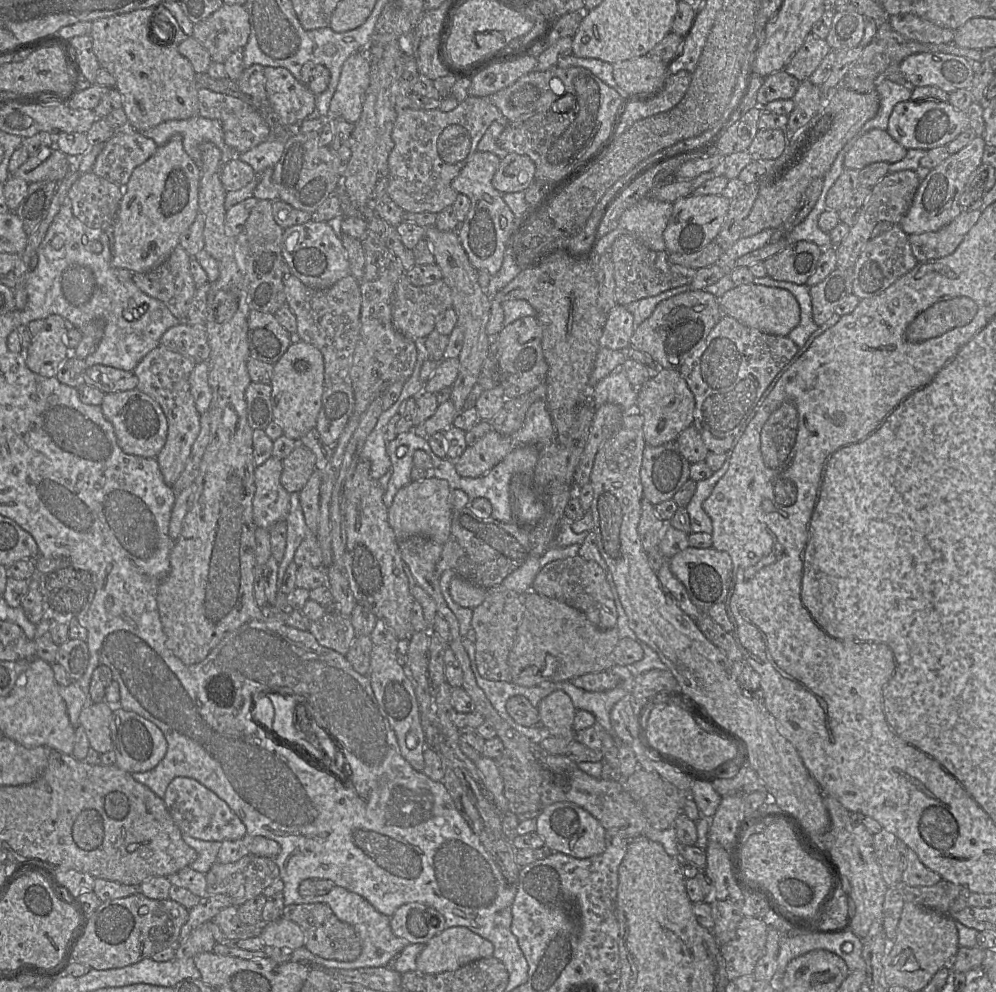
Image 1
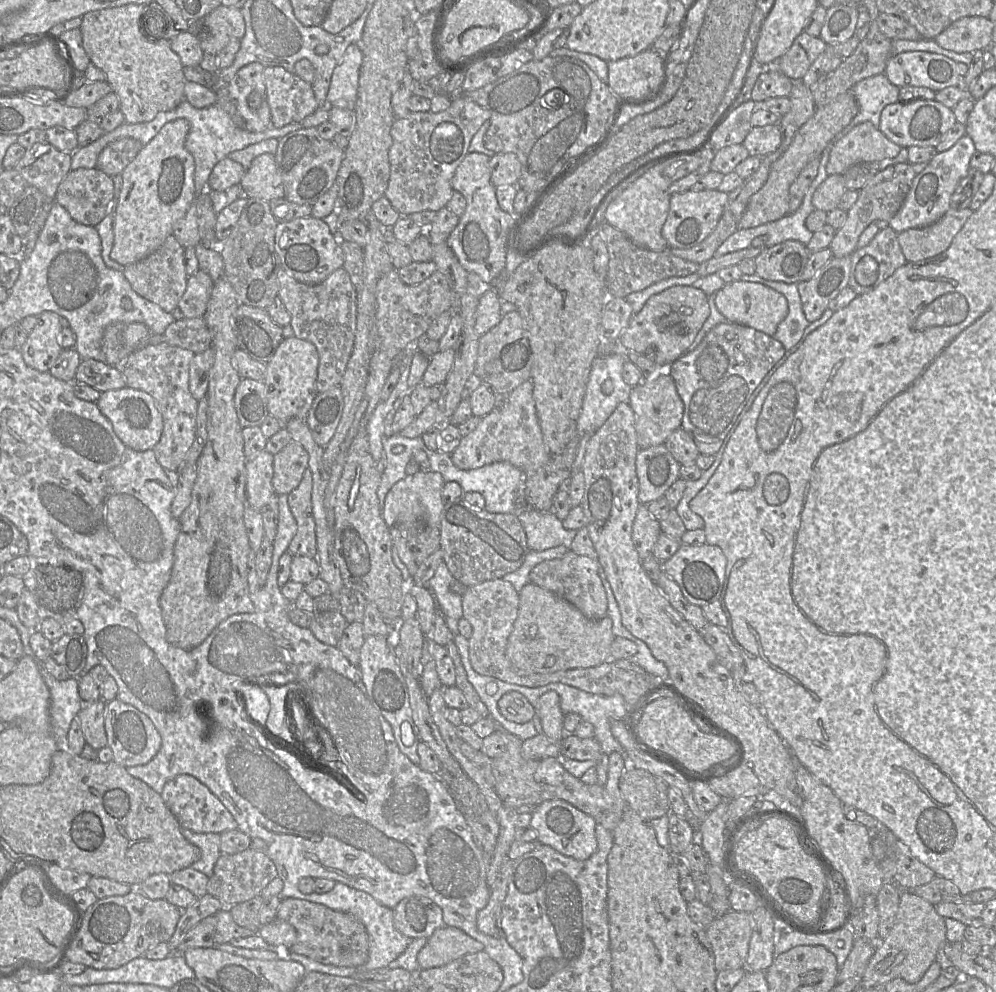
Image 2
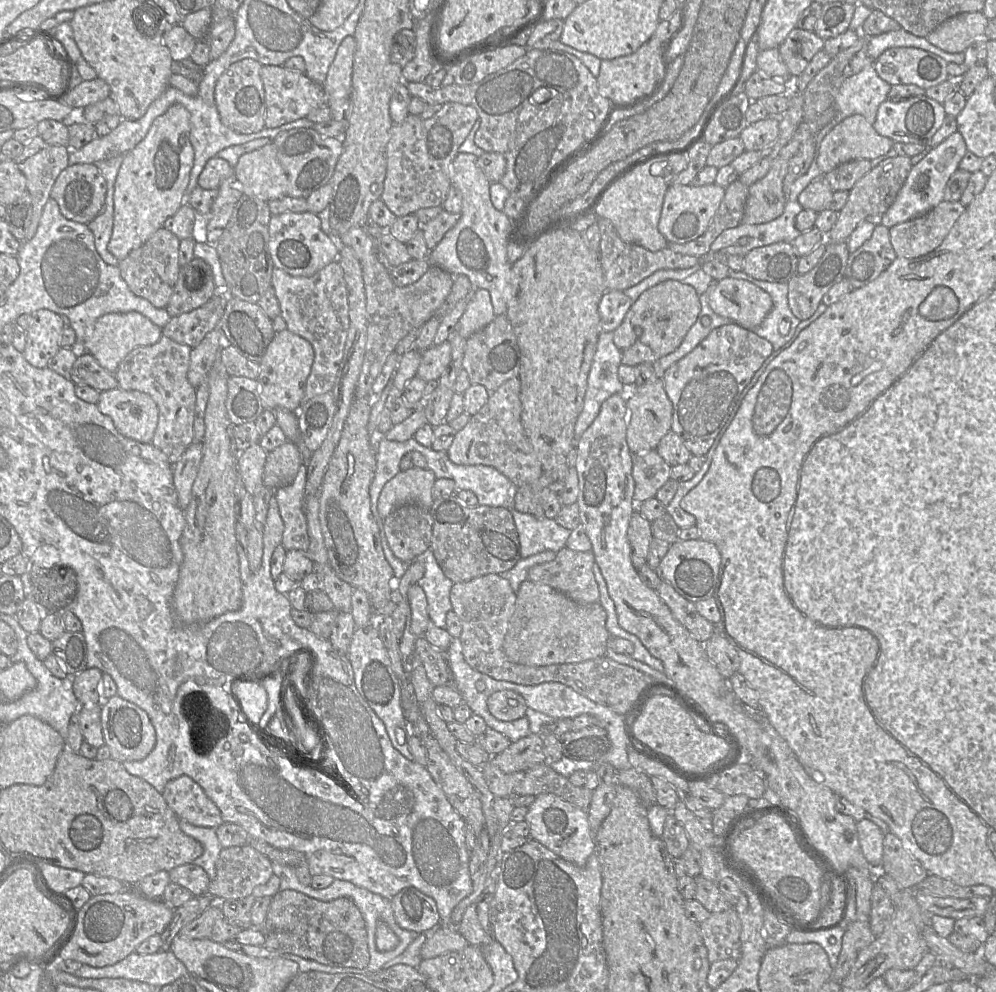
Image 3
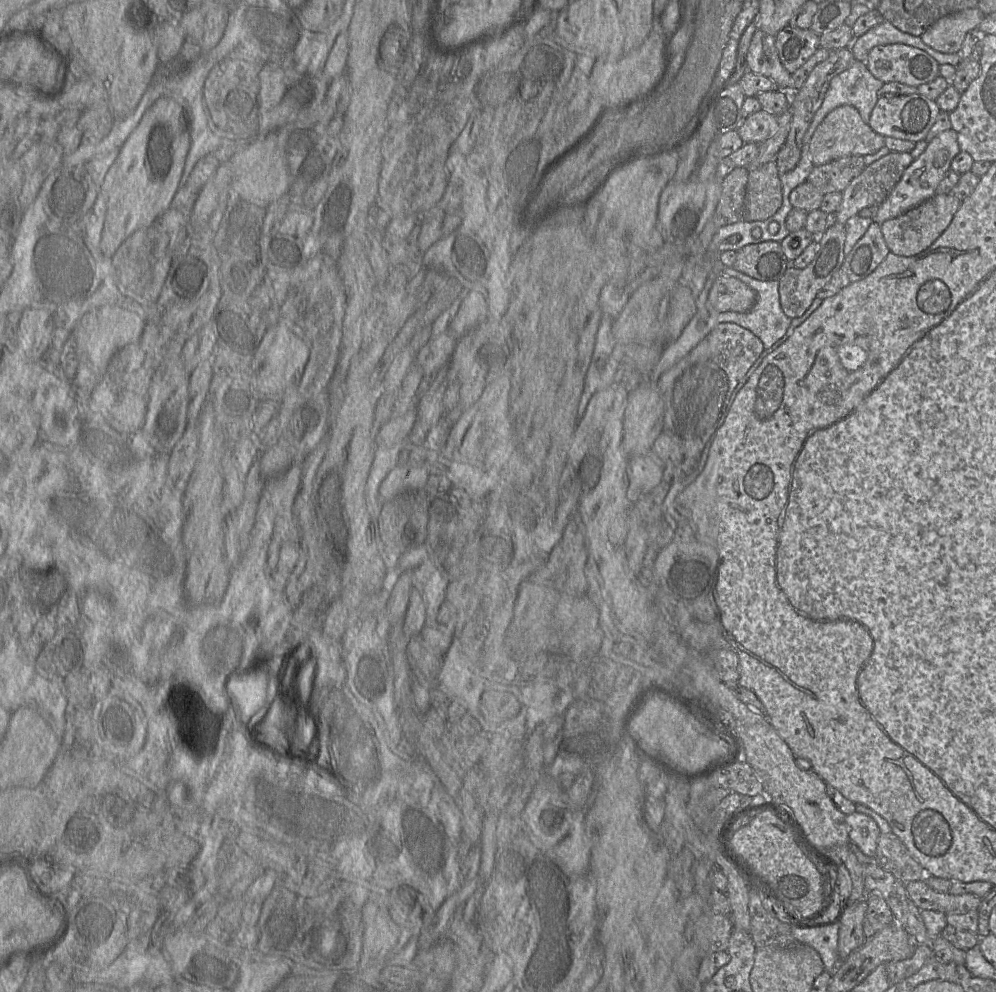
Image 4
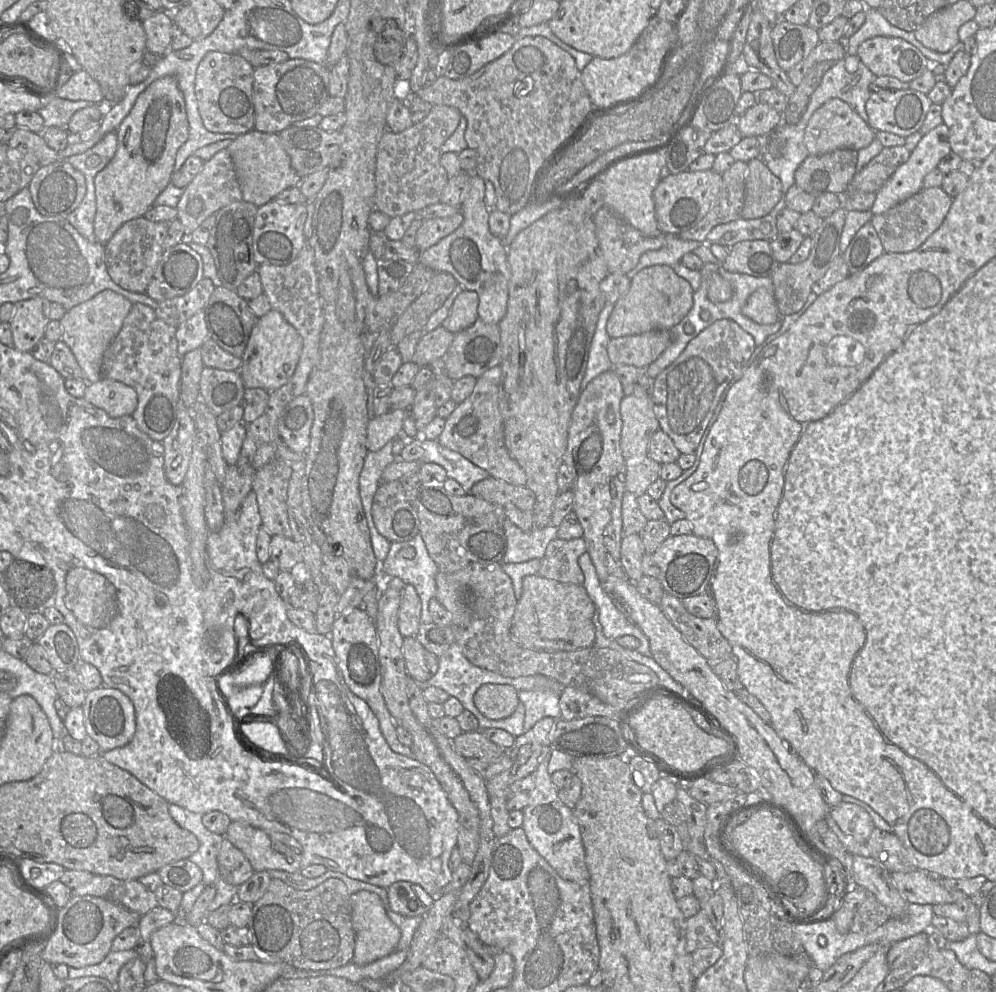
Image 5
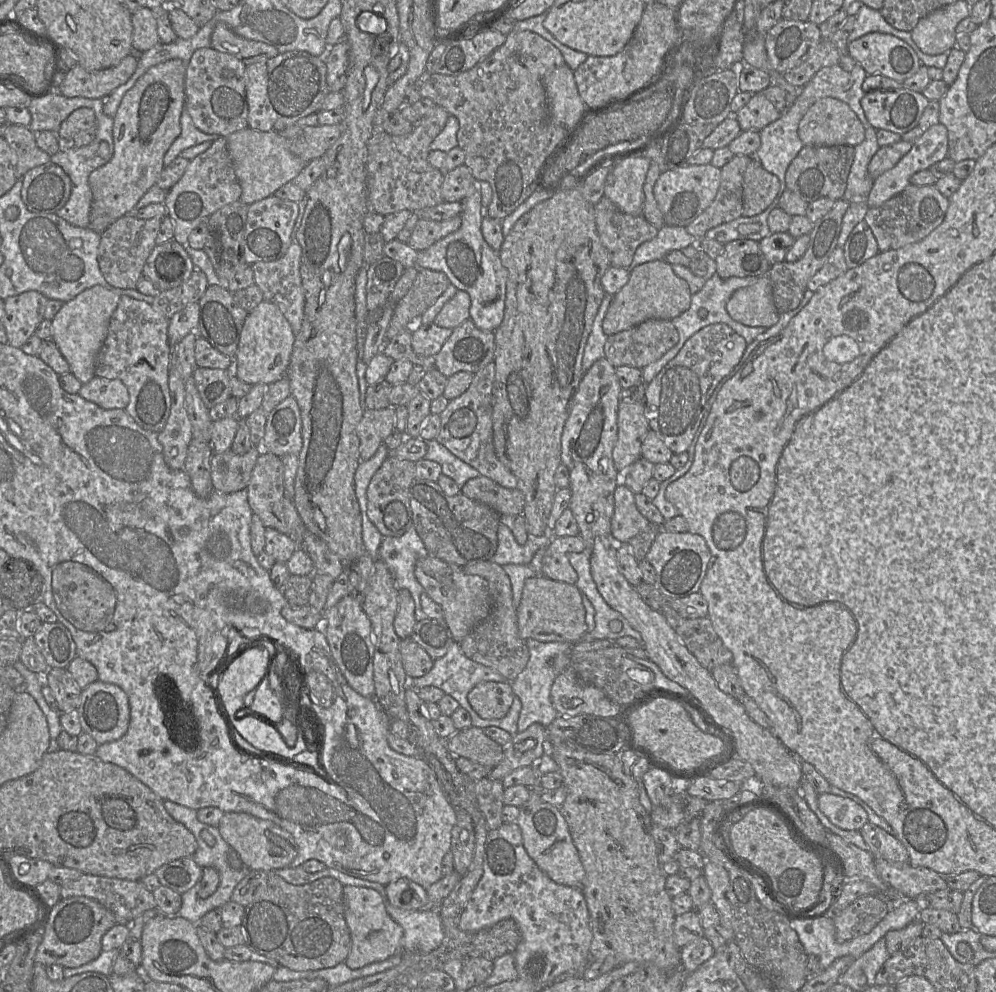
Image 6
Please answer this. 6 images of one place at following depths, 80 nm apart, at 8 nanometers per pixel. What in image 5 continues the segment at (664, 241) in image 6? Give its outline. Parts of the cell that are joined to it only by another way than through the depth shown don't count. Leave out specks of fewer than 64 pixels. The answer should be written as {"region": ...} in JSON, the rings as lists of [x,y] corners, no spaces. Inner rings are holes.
{"region":[[[664,234],[665,244],[657,250],[649,250],[643,253],[637,266],[626,275],[631,279],[641,269],[653,265],[668,265],[672,268],[680,264],[682,257],[693,252],[701,245],[700,242],[693,240],[684,240],[676,234]]]}

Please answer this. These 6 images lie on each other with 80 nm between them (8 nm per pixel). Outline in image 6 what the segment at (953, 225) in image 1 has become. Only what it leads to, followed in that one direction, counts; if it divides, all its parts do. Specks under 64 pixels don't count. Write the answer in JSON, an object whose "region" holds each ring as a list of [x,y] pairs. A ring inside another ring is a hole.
{"region":[[[910,184],[902,192],[893,196],[881,206],[869,208],[864,221],[871,228],[880,252],[898,249],[918,242],[939,226],[949,206],[949,199],[934,185]]]}

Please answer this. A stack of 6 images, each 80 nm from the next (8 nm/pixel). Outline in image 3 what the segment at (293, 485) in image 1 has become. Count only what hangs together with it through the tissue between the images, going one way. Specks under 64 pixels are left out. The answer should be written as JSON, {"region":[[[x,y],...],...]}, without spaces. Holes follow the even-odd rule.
{"region":[[[286,441],[268,452],[264,466],[263,484],[276,490],[292,483],[303,463],[304,460],[297,445]]]}

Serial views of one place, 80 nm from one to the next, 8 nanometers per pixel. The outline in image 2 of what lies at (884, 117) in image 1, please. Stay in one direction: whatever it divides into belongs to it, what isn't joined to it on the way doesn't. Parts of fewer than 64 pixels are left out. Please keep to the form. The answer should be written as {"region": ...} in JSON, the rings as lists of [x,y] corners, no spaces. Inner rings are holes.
{"region":[[[884,74],[871,76],[856,83],[850,91],[857,101],[859,111],[848,128],[869,122],[879,129],[881,111],[886,105],[899,101],[899,89]]]}

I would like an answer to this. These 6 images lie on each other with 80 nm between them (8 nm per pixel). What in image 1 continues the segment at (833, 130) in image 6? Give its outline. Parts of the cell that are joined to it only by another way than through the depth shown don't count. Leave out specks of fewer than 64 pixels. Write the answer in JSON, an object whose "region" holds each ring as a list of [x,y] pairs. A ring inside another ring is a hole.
{"region":[[[871,129],[859,135],[844,156],[844,169],[861,170],[879,162],[895,163],[906,156],[907,150],[885,130]]]}

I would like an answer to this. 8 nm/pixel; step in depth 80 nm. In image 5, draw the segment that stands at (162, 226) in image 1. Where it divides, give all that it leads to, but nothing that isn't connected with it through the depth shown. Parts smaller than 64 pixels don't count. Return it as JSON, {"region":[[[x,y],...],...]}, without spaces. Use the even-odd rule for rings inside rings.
{"region":[[[159,78],[140,93],[116,135],[118,146],[113,159],[94,178],[94,233],[102,245],[124,223],[143,217],[154,206],[158,195],[171,184],[177,151],[189,136],[185,101],[176,79]]]}

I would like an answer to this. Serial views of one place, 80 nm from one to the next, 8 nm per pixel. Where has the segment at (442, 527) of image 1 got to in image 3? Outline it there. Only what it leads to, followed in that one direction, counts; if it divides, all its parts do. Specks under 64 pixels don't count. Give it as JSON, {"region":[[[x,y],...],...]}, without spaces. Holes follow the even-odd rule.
{"region":[[[428,468],[401,470],[384,485],[380,493],[378,511],[382,519],[405,504],[414,503],[430,509],[435,500],[432,490],[436,479]]]}

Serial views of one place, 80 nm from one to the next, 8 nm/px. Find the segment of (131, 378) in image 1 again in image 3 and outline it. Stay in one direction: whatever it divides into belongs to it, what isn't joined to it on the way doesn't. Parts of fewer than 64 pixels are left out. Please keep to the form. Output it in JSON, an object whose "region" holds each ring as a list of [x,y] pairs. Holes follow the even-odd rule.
{"region":[[[81,353],[71,369],[70,380],[75,385],[88,385],[102,392],[118,388],[114,373],[103,368],[89,353]]]}

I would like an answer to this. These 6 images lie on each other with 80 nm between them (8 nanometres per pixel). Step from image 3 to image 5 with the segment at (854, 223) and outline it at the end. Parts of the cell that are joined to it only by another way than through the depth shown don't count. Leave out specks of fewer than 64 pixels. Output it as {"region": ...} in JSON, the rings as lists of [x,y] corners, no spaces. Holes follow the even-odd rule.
{"region":[[[905,145],[884,147],[864,168],[857,171],[848,185],[851,192],[876,193],[896,169],[910,157]]]}

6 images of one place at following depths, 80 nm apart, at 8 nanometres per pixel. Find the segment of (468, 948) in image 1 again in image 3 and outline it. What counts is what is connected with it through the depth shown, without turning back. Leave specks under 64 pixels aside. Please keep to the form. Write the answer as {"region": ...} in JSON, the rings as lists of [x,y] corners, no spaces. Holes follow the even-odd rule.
{"region":[[[438,926],[425,934],[427,939],[420,950],[421,960],[462,950],[469,945],[467,940],[456,930],[456,927]]]}

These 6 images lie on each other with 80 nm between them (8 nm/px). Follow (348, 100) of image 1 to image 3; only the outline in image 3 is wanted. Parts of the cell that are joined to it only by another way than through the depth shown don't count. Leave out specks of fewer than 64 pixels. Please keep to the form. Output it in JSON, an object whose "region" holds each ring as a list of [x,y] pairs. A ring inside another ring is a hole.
{"region":[[[353,36],[345,37],[340,43],[323,85],[326,104],[328,97],[350,97],[355,49]]]}

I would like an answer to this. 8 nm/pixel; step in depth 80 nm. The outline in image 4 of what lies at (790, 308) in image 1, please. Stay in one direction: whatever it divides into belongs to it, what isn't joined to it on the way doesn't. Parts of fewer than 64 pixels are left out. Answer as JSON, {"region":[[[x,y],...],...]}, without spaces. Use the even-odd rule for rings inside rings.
{"region":[[[719,275],[709,291],[708,302],[719,312],[747,312],[756,302],[756,292],[737,278]]]}

